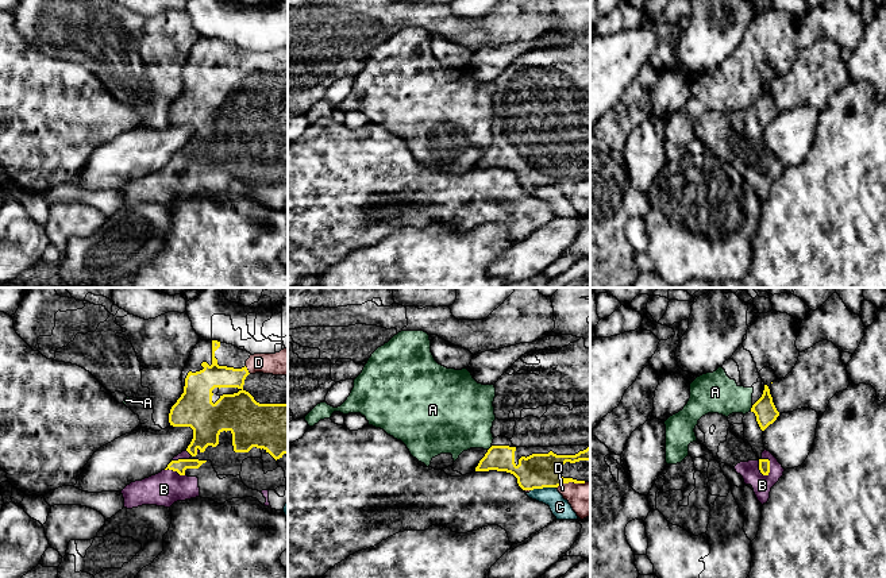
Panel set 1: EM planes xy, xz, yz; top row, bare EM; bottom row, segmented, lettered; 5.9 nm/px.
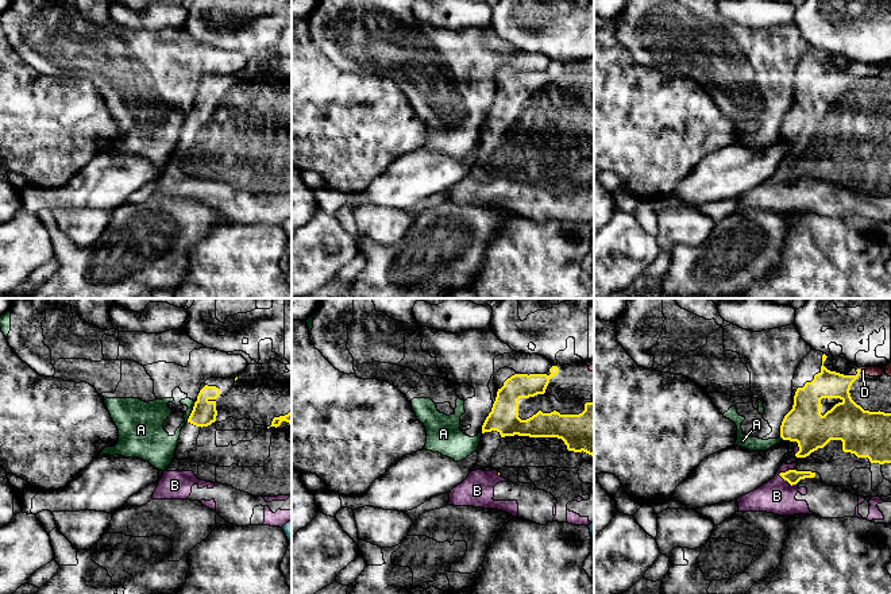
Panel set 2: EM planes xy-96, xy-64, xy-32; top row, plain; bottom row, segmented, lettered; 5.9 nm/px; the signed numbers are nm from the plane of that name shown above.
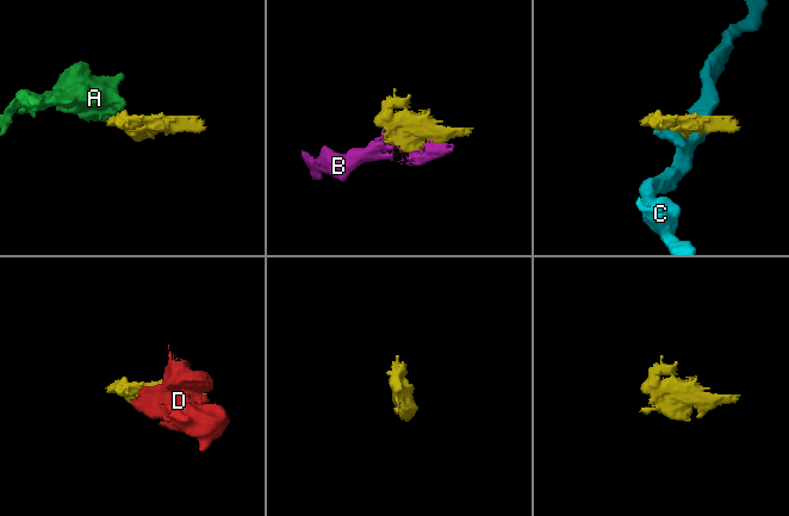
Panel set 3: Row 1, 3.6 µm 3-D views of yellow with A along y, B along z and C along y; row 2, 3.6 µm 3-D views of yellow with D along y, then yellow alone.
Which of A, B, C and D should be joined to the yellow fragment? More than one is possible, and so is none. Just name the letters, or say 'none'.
B, D

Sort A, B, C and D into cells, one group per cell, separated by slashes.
A / B D / C

